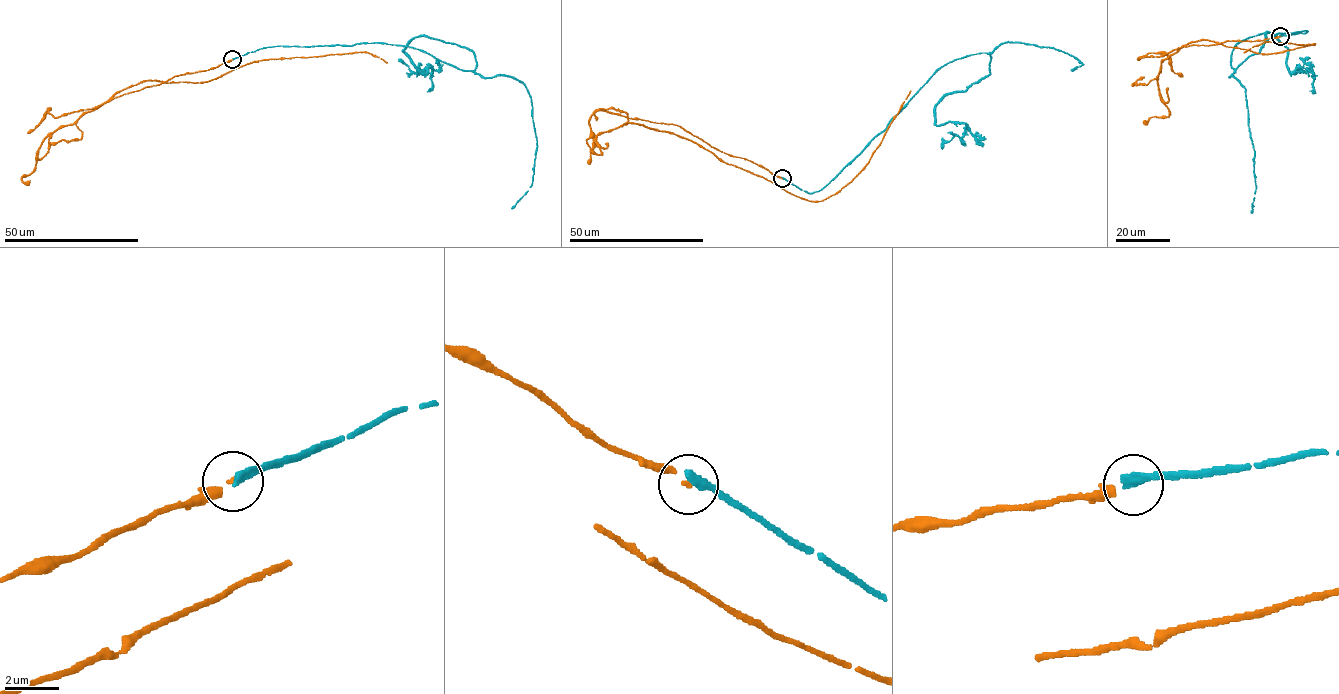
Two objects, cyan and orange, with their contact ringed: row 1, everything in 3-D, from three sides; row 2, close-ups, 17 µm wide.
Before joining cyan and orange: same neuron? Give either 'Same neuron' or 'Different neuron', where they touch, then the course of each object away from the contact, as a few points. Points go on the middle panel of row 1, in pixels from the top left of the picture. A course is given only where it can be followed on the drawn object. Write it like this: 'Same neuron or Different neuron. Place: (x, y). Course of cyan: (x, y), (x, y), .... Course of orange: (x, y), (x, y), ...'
Different neuron. Place: (782, 178). Course of cyan: (782, 179), (819, 191), (939, 69), (987, 52), (990, 73), (935, 110), (937, 125), (965, 123), (978, 145). Course of orange: (782, 179), (679, 126), (632, 119), (701, 145), (799, 197), (821, 201), (839, 192), (868, 162), (910, 91)

